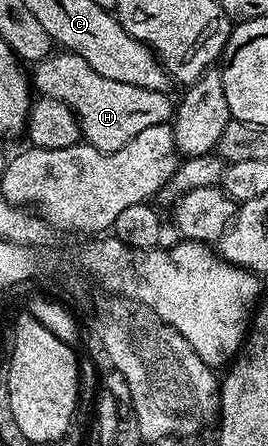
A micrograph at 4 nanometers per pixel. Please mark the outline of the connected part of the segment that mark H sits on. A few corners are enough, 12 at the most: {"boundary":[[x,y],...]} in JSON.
{"boundary":[[51,53],[33,89],[68,104],[105,154],[171,121],[169,93]]}

